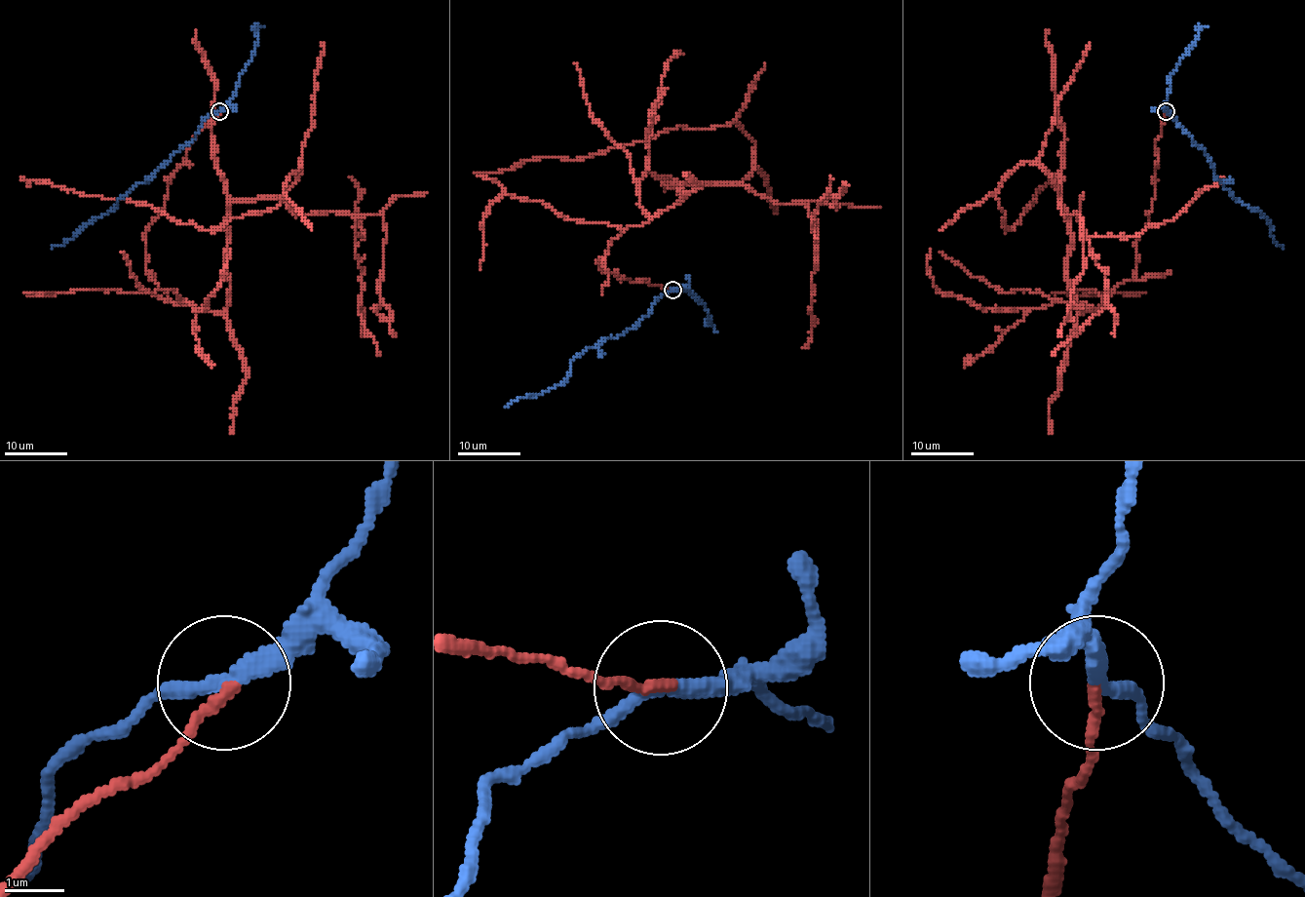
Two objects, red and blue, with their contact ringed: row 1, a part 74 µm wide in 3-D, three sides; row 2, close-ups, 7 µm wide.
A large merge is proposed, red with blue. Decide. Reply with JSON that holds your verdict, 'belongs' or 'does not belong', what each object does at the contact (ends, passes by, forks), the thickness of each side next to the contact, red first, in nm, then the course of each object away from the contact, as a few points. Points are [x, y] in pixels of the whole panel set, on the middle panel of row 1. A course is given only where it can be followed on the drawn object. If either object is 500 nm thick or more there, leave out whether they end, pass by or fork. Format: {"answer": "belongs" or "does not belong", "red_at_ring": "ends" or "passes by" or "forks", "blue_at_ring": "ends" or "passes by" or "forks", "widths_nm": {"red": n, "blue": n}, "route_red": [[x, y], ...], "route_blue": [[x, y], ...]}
{"answer": "does not belong", "red_at_ring": "ends", "blue_at_ring": "passes by", "widths_nm": {"red": 180, "blue": 260}, "route_red": [[672, 289], [596, 262], [680, 185], [752, 170], [736, 118], [473, 174]], "route_blue": [[672, 289], [656, 298], [653, 309], [633, 328], [576, 356], [568, 376], [558, 386], [517, 398], [504, 408]]}

